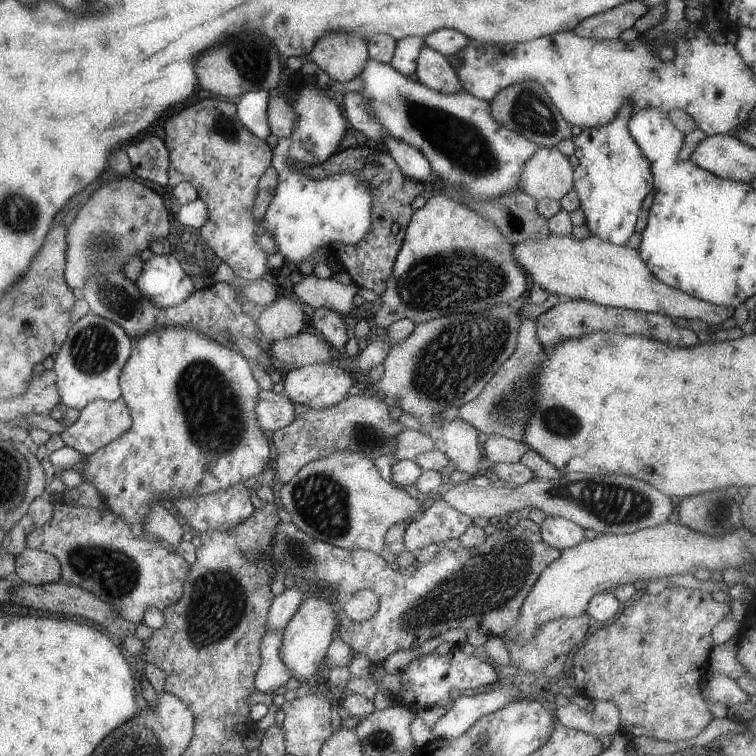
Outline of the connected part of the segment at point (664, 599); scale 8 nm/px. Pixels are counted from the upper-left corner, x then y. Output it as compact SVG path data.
M684 587L666 588L660 594L648 594L644 592L638 600L632 604L625 604L622 611L618 614L619 618L610 621L608 626L604 626L599 630L592 631L590 635L584 639L583 646L574 654L572 658L573 676L572 680L576 685L576 689L592 701L610 702L616 706L621 715L621 732L624 732L629 738L646 736L652 739L663 740L664 742L680 742L680 740L690 740L694 736L698 736L710 722L713 720L712 713L708 709L708 705L701 696L701 680L710 672L709 658L711 650L714 647L711 637L711 630L722 619L731 616L731 609L724 599L715 599L710 593L702 589L685 589Z

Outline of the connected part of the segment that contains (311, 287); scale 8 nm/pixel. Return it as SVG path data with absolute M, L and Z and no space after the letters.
M329 255L329 261L332 268L330 278L319 279L310 274L295 284L292 292L297 294L300 302L310 304L315 309L330 308L342 317L356 314L358 310L353 305L353 286L344 285L334 277L339 272L344 272L343 264L334 255Z

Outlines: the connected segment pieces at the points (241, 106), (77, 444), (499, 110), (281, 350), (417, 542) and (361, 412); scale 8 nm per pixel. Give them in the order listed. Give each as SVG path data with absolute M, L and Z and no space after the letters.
M257 90L243 94L235 104L240 122L262 140L271 134L267 119L269 98L267 90Z
M122 398L91 400L79 411L79 417L59 435L66 447L75 448L85 457L128 432L133 423Z
M536 81L515 82L503 88L489 101L489 110L493 119L503 127L525 136L540 147L556 147L561 140L573 137L572 125L564 120L545 88Z
M300 332L296 336L272 343L270 358L275 365L301 367L314 363L335 362L331 344L310 332Z
M437 497L419 519L409 524L404 536L405 550L418 554L431 544L442 546L446 540L458 539L472 525L474 519Z
M358 393L351 398L340 400L329 408L306 408L306 412L298 412L298 416L284 428L269 434L276 447L277 456L272 463L278 470L277 478L282 483L289 482L300 468L308 462L325 458L335 452L362 452L365 456L376 460L381 456L391 456L396 444L396 434L405 430L399 420L390 416L389 407L379 395L362 398Z

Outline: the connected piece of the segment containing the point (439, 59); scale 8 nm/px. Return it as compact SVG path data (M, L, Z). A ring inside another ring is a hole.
M426 44L417 58L416 74L424 86L445 95L455 95L464 91L456 68L443 54L432 50Z

